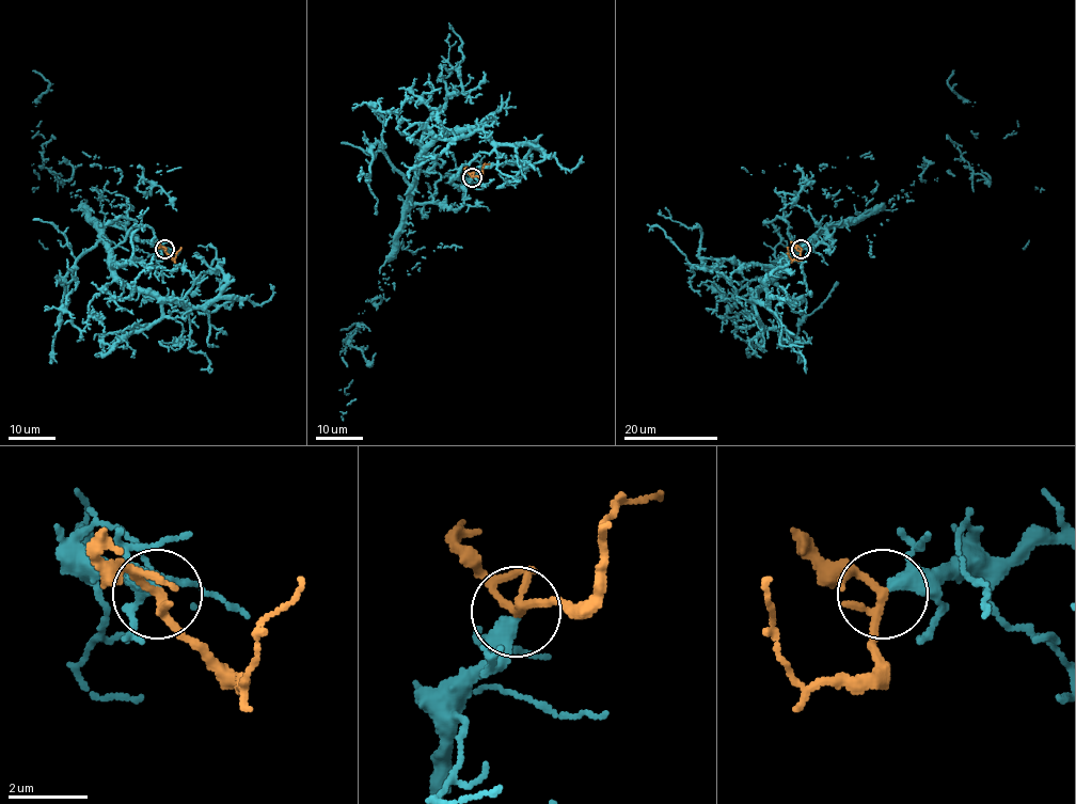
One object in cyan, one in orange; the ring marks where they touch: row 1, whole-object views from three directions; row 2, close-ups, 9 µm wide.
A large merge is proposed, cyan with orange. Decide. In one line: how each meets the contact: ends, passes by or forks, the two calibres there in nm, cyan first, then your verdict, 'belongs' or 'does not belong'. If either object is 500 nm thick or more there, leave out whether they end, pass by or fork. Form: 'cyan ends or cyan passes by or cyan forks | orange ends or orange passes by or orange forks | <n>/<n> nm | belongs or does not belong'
cyan passes by | orange forks | 320/170 nm | belongs

